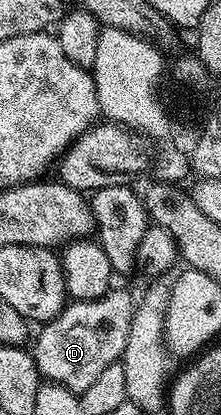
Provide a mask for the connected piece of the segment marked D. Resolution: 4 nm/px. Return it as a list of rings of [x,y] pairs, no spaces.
[[[111,290],[94,300],[75,300],[66,303],[65,309],[53,320],[40,325],[41,333],[31,344],[37,369],[46,381],[67,386],[67,390],[81,393],[95,382],[96,376],[107,366],[118,363],[127,346],[131,318],[135,307],[134,297],[125,292]]]

